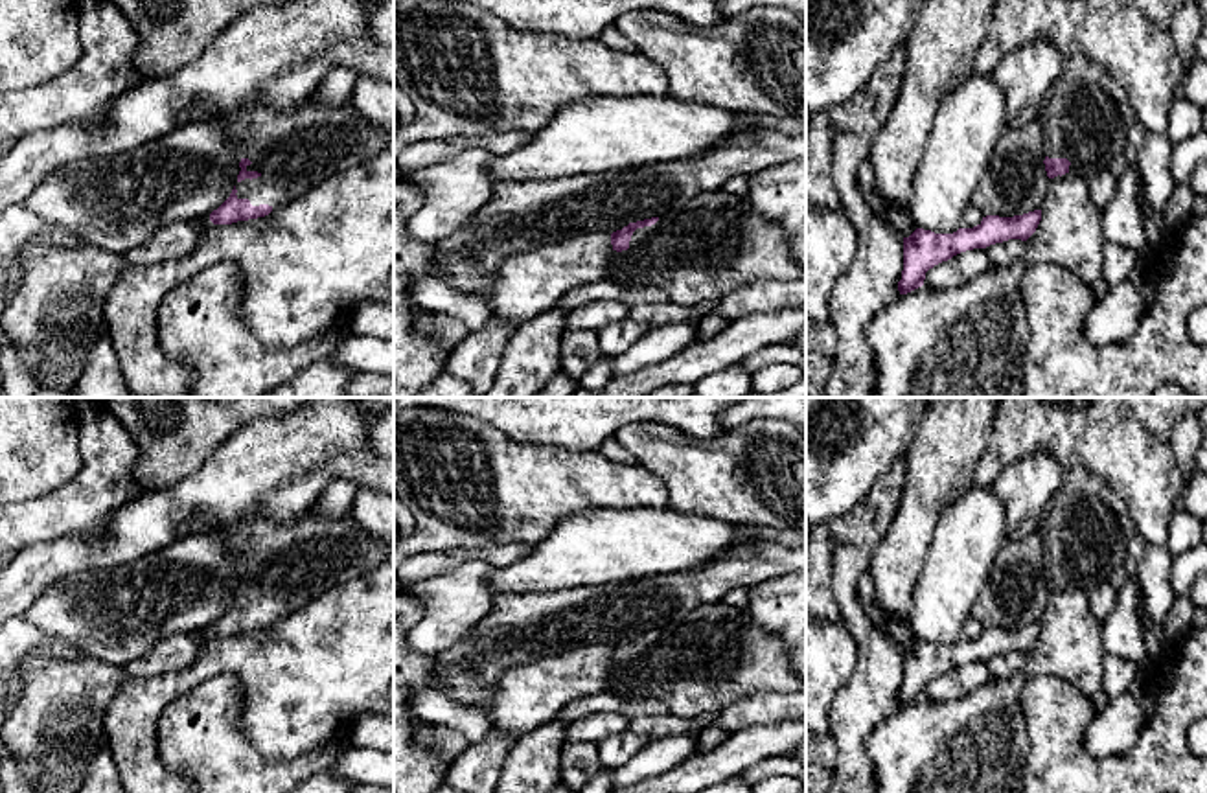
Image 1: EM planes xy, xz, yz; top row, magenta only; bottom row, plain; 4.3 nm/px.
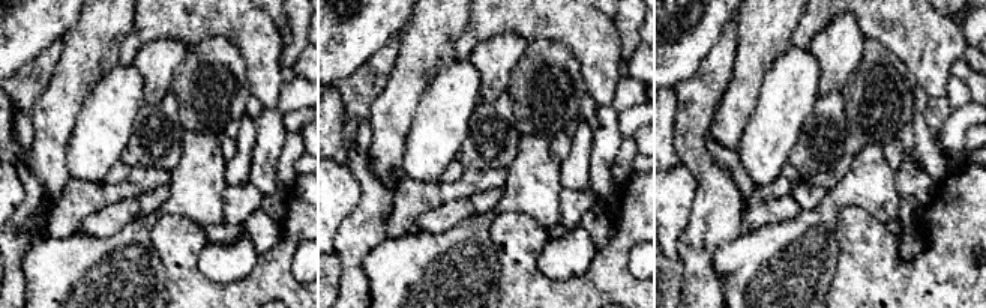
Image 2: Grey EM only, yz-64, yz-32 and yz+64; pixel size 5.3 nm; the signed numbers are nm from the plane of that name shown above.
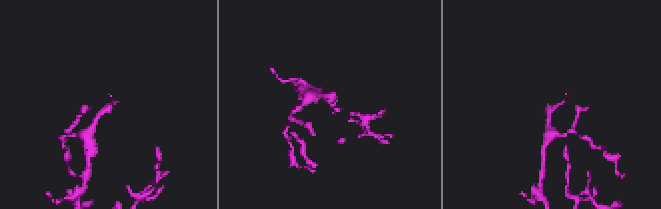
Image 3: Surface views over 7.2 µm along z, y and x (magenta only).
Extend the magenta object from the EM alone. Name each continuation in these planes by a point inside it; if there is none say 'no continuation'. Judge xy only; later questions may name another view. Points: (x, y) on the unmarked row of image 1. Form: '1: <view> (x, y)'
1: xy (295, 563)

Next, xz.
1: xz (712, 657)

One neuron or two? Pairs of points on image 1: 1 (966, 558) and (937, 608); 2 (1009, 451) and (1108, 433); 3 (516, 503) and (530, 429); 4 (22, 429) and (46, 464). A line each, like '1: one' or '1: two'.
1: one
2: one
3: two
4: one

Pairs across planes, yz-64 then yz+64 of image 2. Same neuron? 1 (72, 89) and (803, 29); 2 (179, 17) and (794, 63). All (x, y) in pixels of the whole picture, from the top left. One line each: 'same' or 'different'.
1: different
2: different

